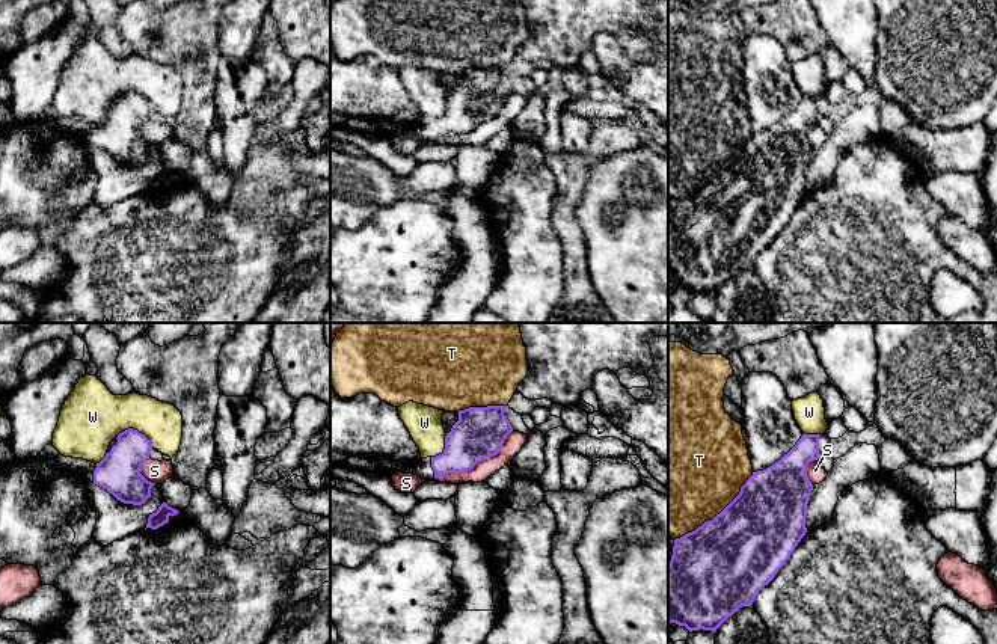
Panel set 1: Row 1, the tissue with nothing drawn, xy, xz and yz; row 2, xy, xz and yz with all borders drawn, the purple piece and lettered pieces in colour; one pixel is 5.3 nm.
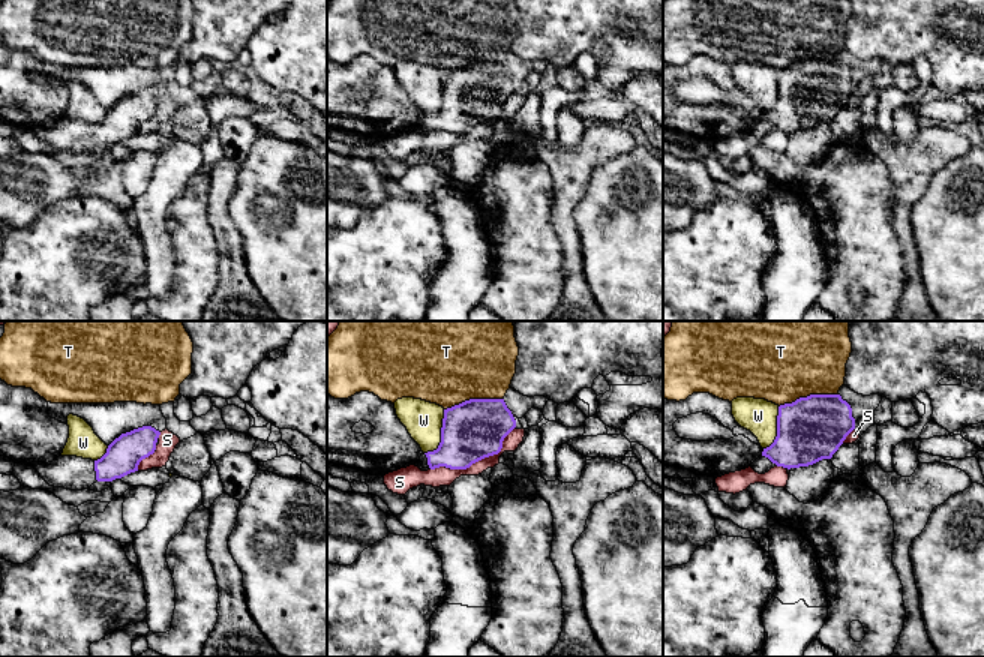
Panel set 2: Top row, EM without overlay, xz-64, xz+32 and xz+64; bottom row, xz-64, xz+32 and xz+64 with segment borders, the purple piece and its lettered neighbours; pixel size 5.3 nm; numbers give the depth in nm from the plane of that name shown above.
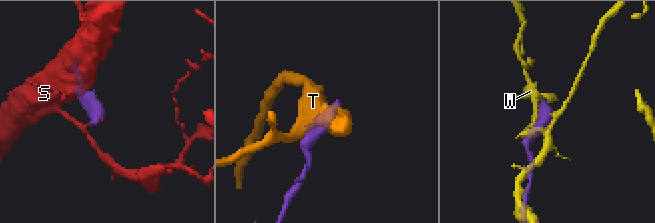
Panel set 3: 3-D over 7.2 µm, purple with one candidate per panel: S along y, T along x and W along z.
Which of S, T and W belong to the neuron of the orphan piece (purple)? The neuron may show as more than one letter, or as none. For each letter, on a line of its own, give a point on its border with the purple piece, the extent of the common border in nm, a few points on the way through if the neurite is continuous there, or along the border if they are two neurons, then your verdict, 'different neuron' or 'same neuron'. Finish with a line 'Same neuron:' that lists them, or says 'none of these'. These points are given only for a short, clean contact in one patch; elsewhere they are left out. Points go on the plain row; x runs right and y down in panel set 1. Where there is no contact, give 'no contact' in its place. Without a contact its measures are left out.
S: xz (477, 124) | 500 nm | different neuron
T: yz (717, 177) | 550 nm | different neuron
W: xy (136, 92) | 220 nm | different neuron
Same neuron: none of these

